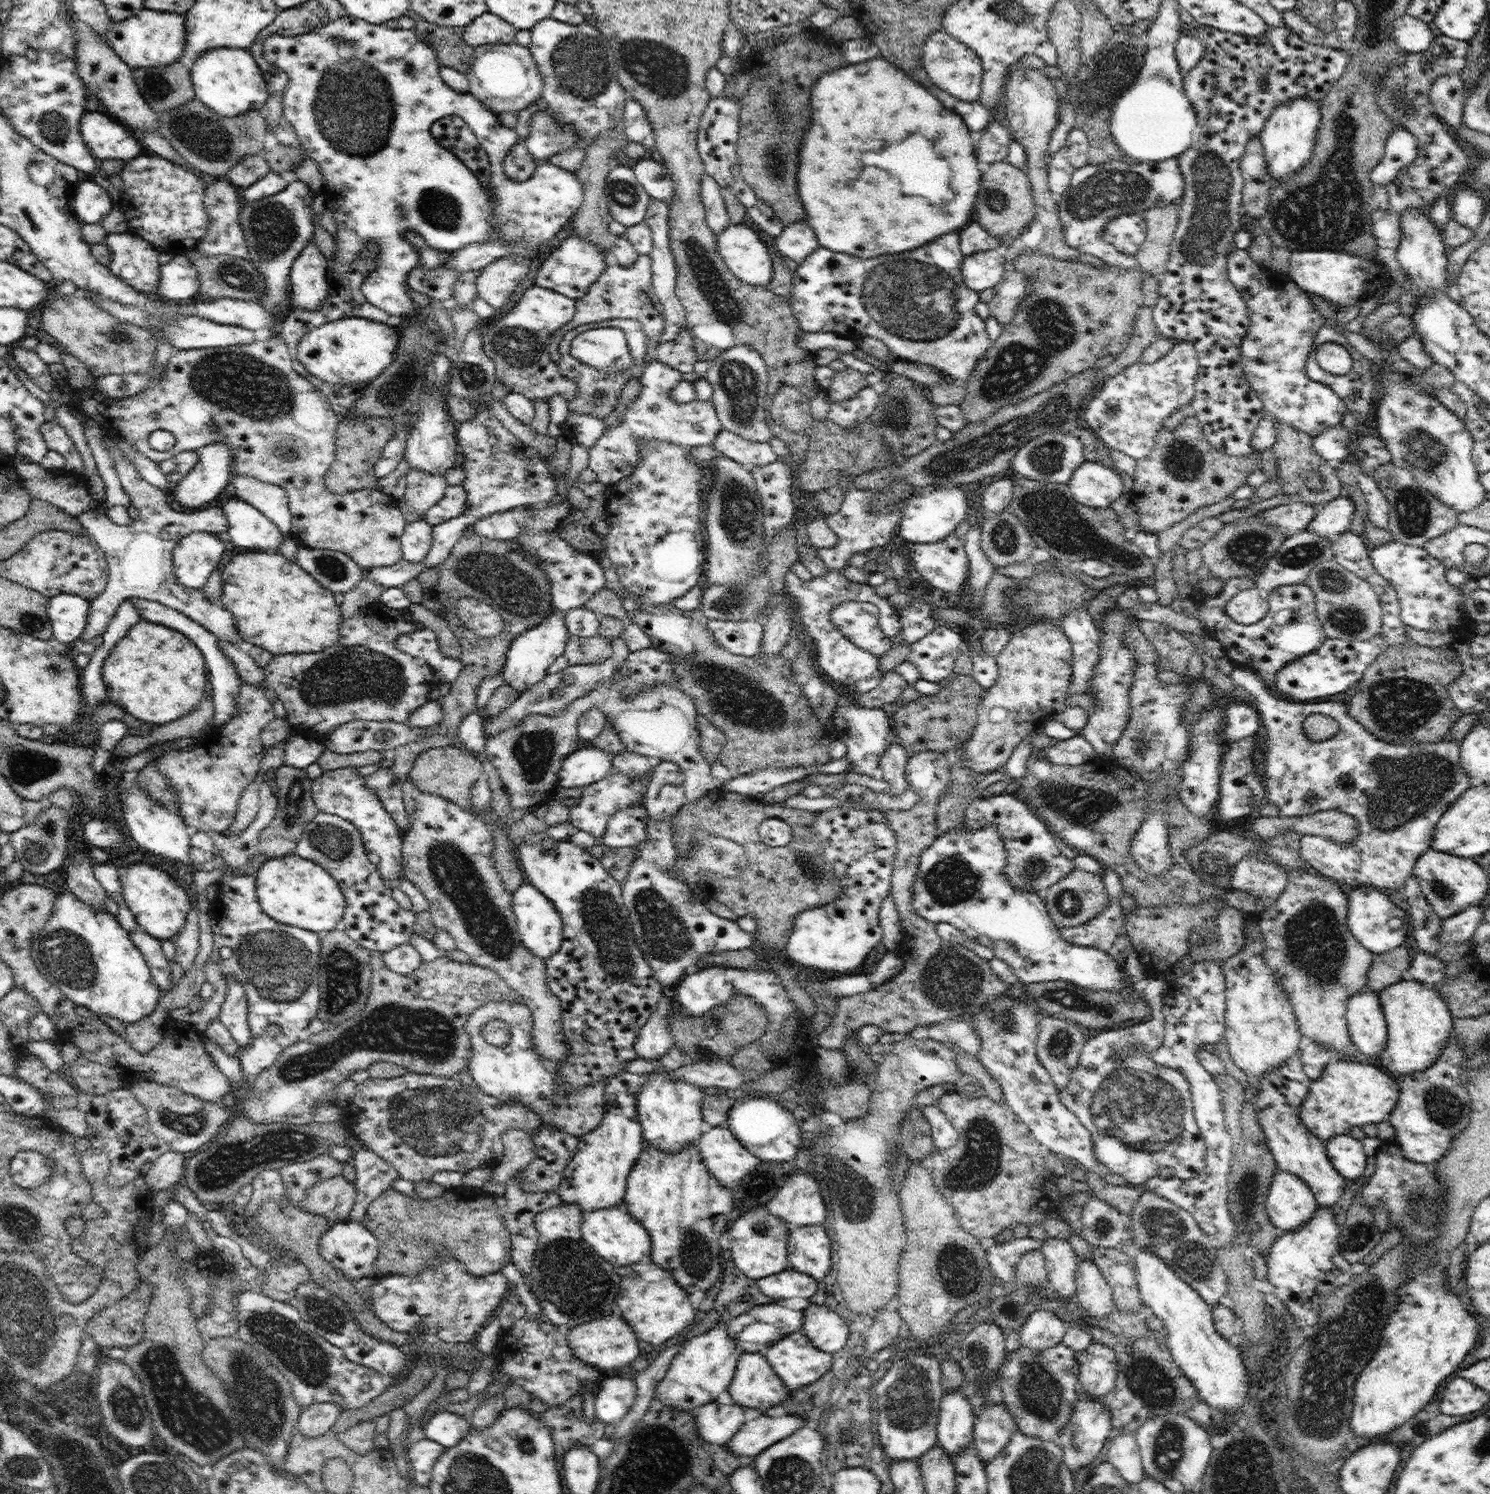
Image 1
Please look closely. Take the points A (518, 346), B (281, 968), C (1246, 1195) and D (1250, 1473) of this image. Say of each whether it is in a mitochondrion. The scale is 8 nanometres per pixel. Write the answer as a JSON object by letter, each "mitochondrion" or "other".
{"A":"mitochondrion","B":"mitochondrion","C":"mitochondrion","D":"mitochondrion"}

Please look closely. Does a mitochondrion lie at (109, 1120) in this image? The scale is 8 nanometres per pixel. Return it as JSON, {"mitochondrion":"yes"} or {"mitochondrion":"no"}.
{"mitochondrion":"no"}

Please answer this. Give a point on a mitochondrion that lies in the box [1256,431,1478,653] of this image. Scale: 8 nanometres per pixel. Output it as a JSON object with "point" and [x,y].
{"point":[1346,615]}

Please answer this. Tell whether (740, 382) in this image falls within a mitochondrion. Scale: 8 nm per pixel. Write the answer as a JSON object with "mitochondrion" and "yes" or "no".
{"mitochondrion":"yes"}

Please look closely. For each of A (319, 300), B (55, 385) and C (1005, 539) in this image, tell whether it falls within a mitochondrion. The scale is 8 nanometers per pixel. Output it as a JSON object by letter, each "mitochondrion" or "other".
{"A":"other","B":"other","C":"mitochondrion"}

